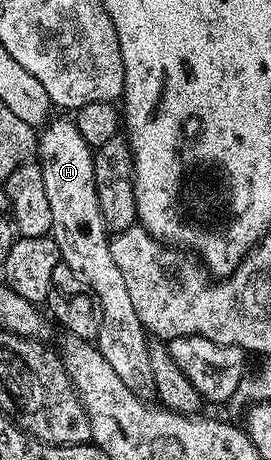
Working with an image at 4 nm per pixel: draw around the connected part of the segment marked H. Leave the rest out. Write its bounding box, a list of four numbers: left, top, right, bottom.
[37,119,157,403]

